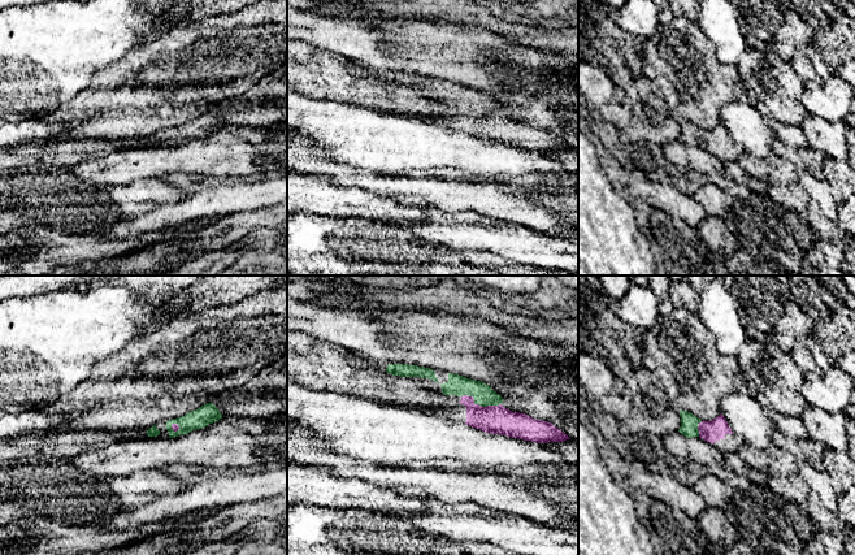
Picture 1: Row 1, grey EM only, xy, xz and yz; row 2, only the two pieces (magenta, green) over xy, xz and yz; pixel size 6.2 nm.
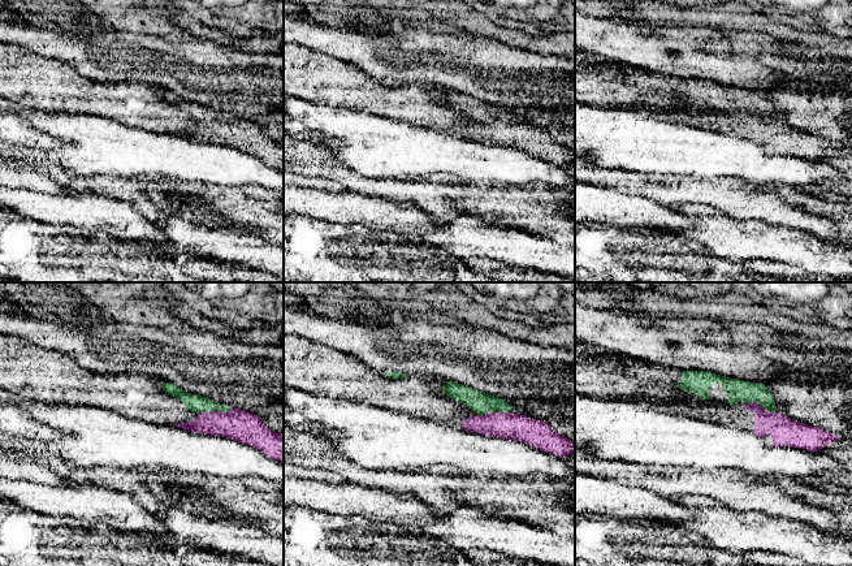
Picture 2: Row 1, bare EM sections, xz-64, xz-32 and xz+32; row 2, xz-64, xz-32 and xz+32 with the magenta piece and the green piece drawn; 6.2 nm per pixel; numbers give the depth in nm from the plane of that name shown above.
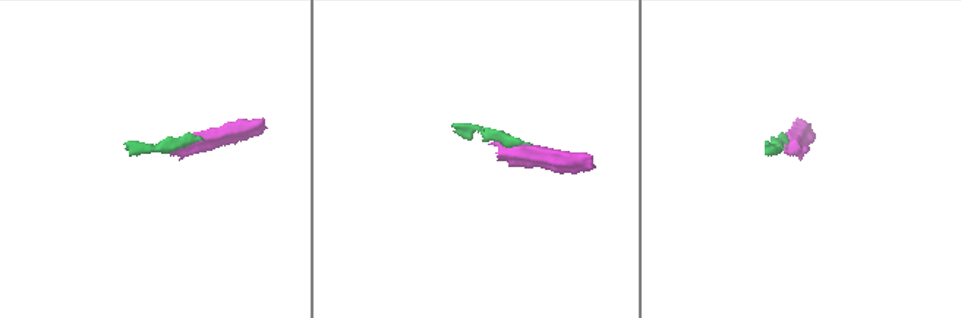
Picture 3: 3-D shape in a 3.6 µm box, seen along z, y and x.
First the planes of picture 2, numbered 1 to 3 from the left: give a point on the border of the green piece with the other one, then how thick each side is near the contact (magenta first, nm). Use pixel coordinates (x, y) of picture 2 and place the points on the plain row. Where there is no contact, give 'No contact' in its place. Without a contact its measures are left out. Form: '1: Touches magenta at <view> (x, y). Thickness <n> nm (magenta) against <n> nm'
1: Touches magenta at xz-64 (213, 120). Thickness 200 nm (magenta) against 110 nm
2: Touches magenta at xz-32 (493, 121). Thickness 160 nm (magenta) against 130 nm
3: Touches magenta at xz+32 (761, 115). Thickness 180 nm (magenta) against 140 nm

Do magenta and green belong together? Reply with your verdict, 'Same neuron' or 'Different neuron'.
Same neuron

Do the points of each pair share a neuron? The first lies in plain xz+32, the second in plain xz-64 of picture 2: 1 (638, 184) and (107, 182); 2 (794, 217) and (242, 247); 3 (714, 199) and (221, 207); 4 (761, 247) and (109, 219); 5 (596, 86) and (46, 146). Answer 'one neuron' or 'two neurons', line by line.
1: one neuron
2: two neurons
3: one neuron
4: two neurons
5: two neurons

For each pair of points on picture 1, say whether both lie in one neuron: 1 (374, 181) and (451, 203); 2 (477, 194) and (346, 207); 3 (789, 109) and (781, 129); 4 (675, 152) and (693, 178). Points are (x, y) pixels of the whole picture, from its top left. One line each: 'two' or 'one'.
1: one
2: two
3: two
4: two

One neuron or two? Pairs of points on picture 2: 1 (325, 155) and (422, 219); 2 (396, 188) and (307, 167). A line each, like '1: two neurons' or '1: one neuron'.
1: two neurons
2: one neuron

